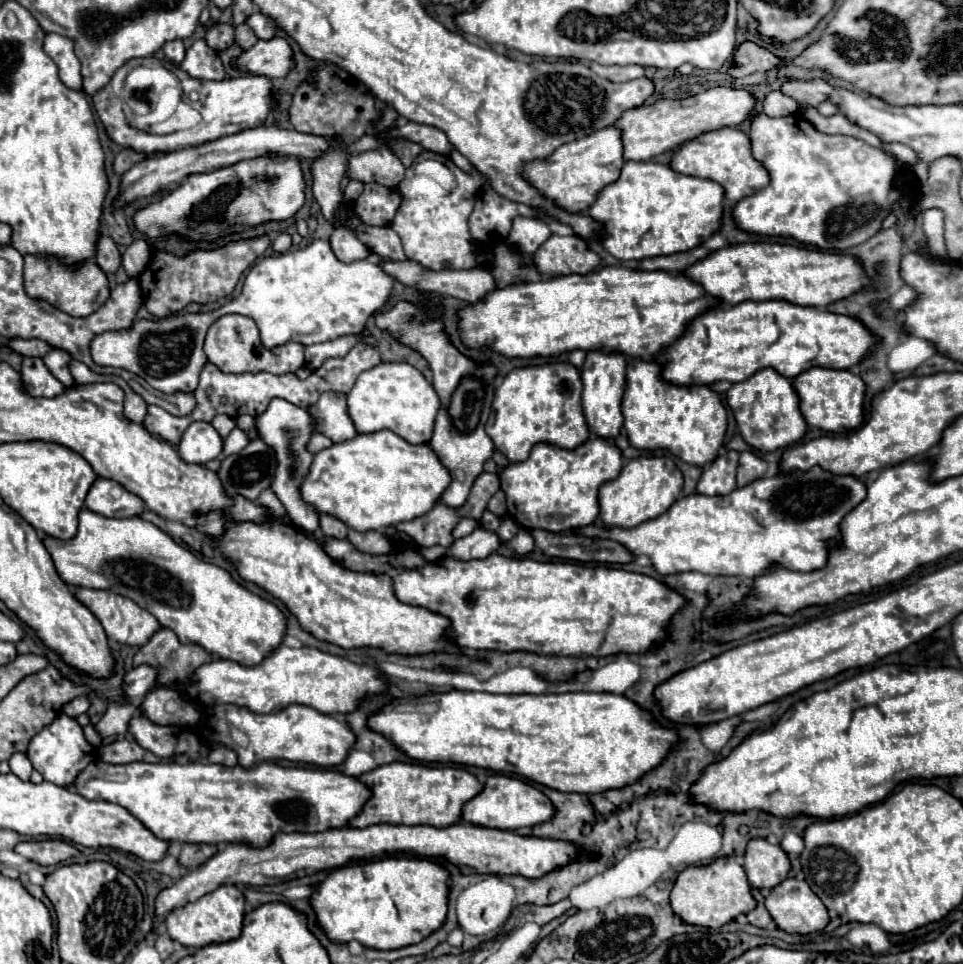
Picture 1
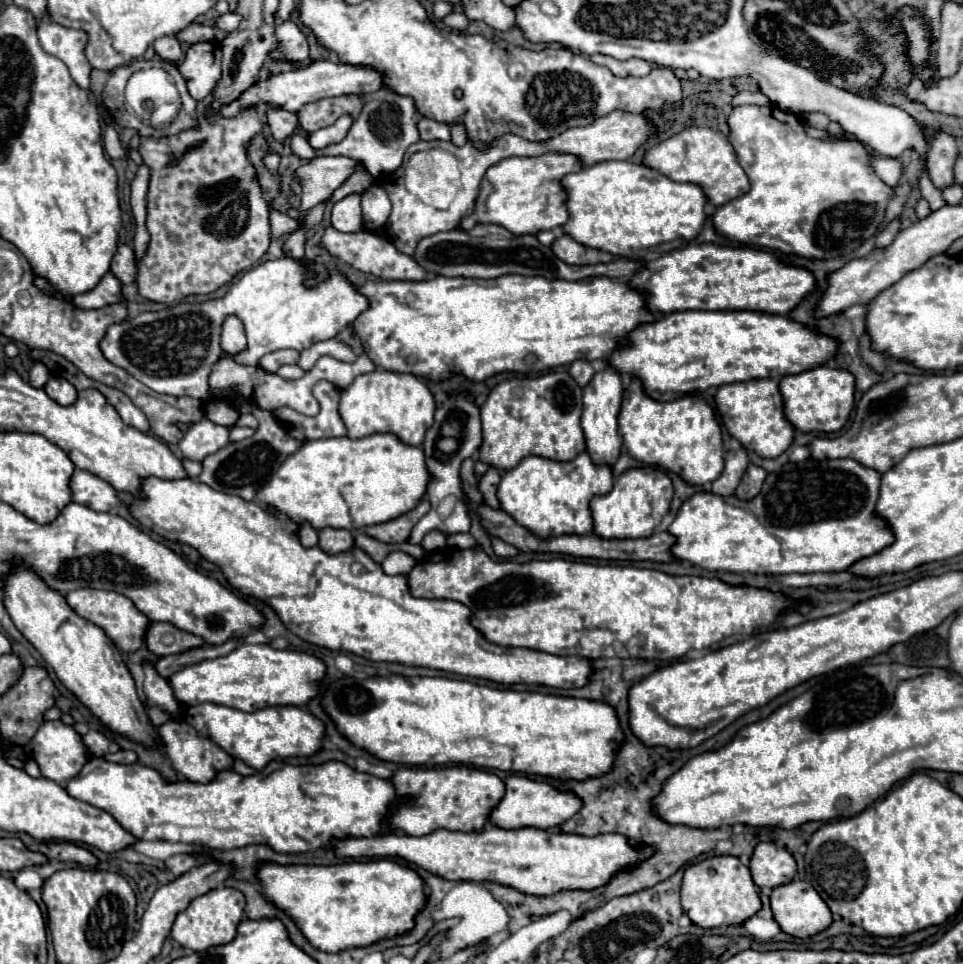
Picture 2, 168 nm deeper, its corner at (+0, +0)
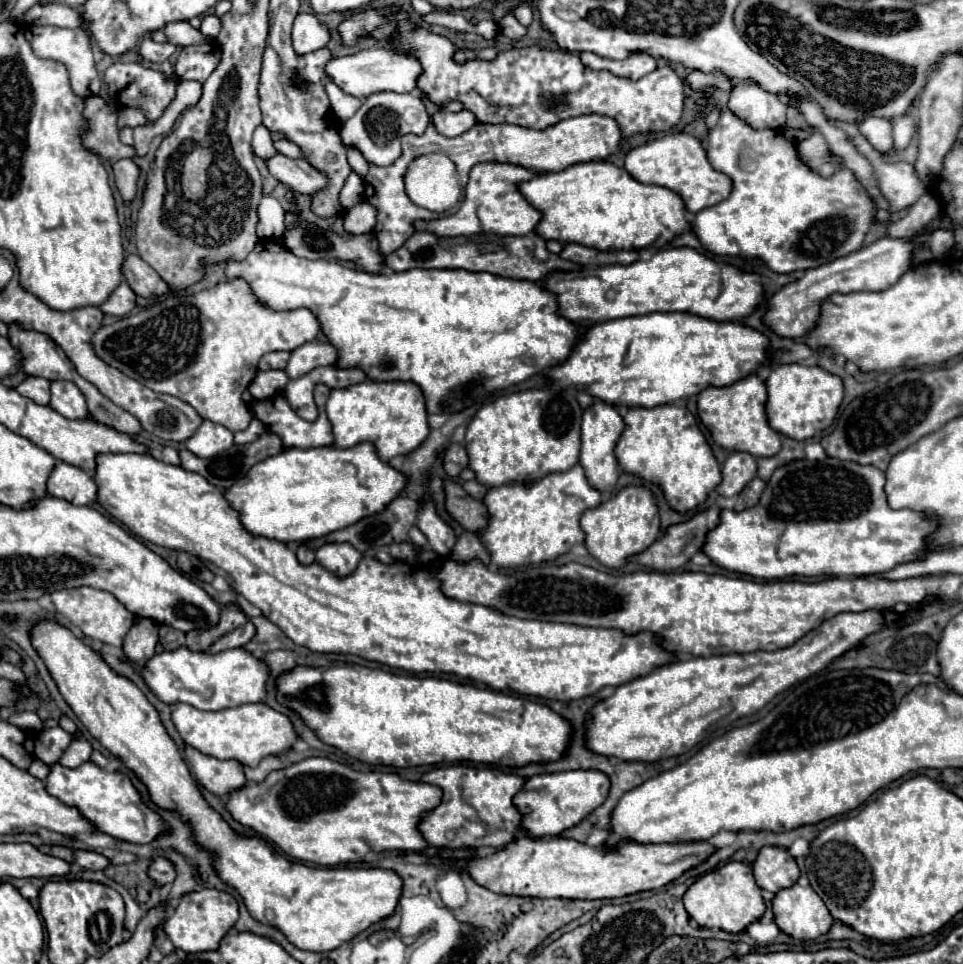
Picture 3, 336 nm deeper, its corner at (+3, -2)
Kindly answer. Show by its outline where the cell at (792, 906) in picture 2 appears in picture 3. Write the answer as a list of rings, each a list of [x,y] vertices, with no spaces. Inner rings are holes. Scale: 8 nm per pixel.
[[[793,884],[791,888],[783,888],[775,894],[773,898],[773,914],[775,914],[775,922],[777,926],[797,938],[797,940],[813,940],[813,938],[819,938],[821,934],[825,934],[831,926],[833,926],[833,918],[831,914],[827,912],[827,906],[823,904],[823,900],[819,898],[819,894],[807,886],[799,886],[799,884]]]

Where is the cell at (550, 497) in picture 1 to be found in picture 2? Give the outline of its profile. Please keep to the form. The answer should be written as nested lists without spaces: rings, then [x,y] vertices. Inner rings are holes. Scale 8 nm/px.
[[[580,452],[574,460],[556,462],[542,456],[526,456],[516,468],[504,472],[498,486],[498,500],[520,526],[526,526],[542,538],[560,534],[590,534],[592,512],[590,500],[610,492],[614,486],[612,468],[596,464],[588,452]]]

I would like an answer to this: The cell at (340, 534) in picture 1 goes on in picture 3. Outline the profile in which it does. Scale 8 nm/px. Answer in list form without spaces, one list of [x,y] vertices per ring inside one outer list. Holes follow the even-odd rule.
[[[325,544],[315,556],[323,568],[339,578],[353,574],[361,562],[361,552],[351,548],[351,544]]]

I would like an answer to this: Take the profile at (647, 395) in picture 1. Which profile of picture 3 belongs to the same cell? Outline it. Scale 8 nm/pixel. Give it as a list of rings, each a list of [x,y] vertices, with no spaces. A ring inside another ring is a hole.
[[[685,406],[631,408],[625,414],[625,430],[615,446],[619,466],[645,482],[657,484],[671,510],[685,514],[703,504],[709,492],[719,484],[719,464],[701,434],[695,416]]]

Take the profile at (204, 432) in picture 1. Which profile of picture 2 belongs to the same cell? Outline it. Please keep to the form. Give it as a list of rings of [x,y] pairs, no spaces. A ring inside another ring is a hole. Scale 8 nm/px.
[[[202,418],[200,422],[190,426],[190,430],[178,442],[178,448],[184,458],[202,462],[206,456],[214,454],[216,450],[220,450],[228,442],[230,442],[228,428],[214,426],[214,422],[210,422],[208,418]]]

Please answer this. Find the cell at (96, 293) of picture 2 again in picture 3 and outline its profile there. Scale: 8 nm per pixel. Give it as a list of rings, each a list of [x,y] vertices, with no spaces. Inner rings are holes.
[[[121,282],[119,288],[111,294],[111,298],[101,306],[101,310],[105,314],[113,314],[113,316],[127,316],[137,302],[137,294],[129,288],[127,282]]]

